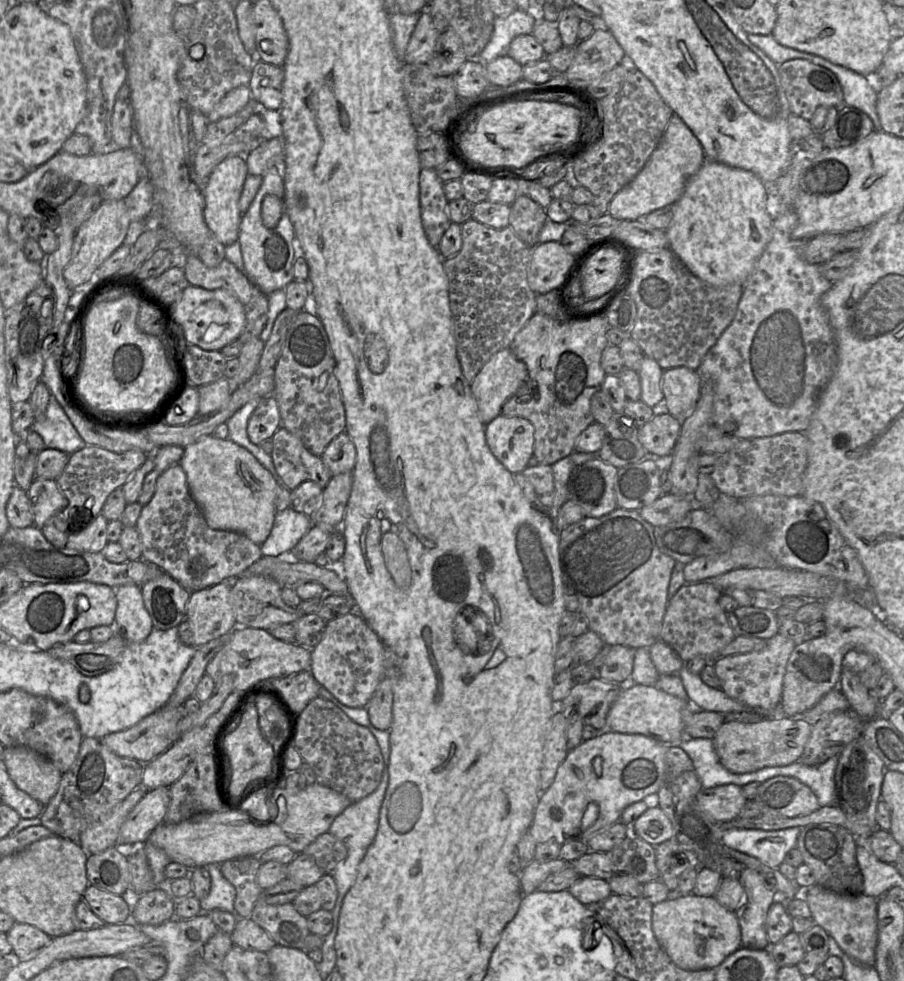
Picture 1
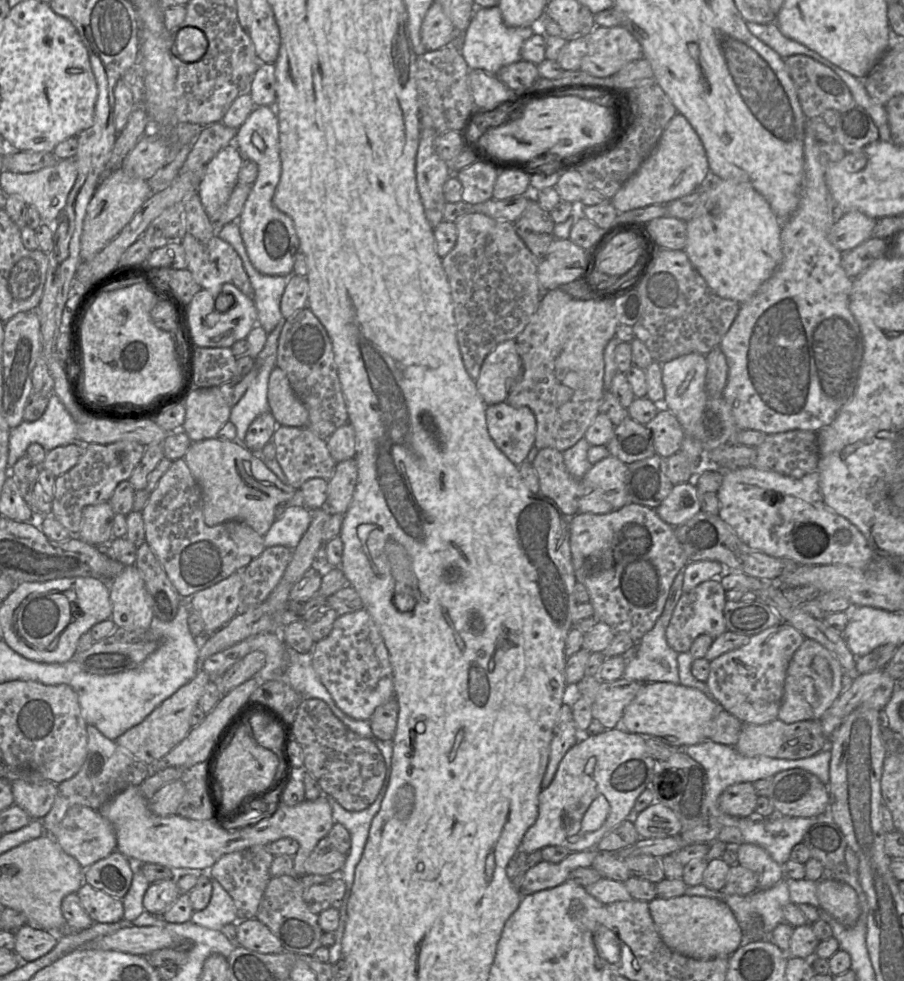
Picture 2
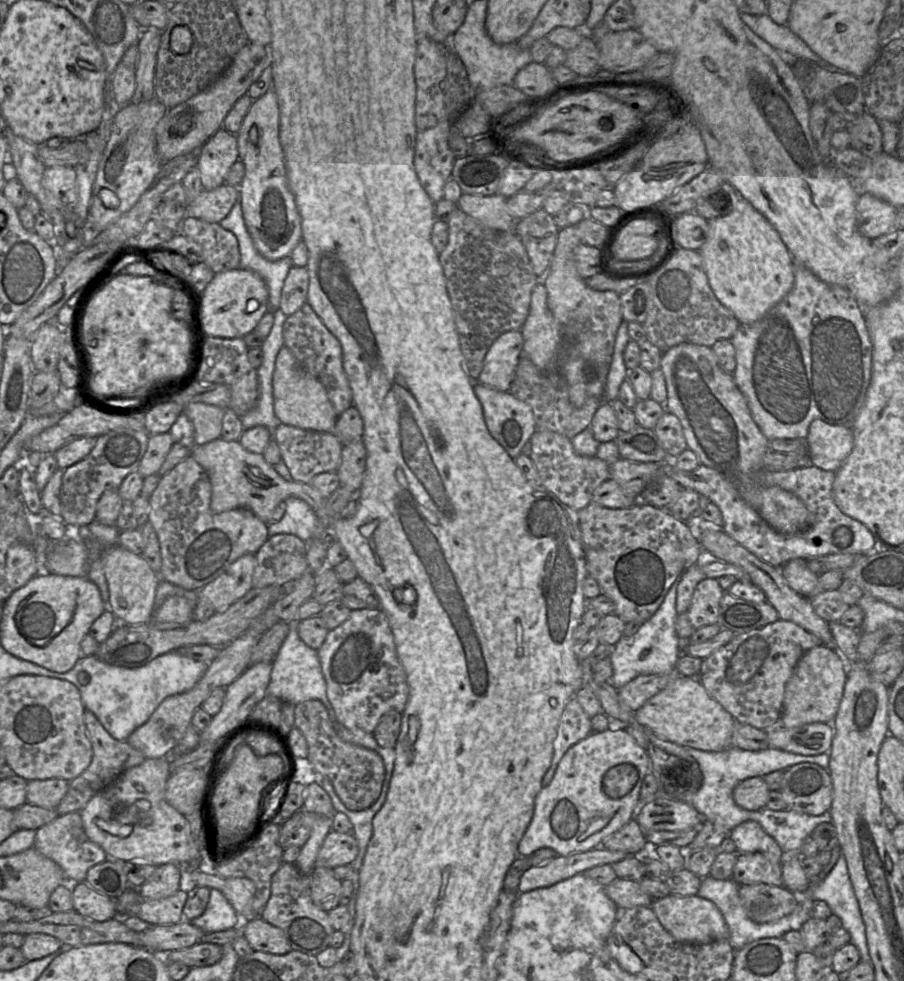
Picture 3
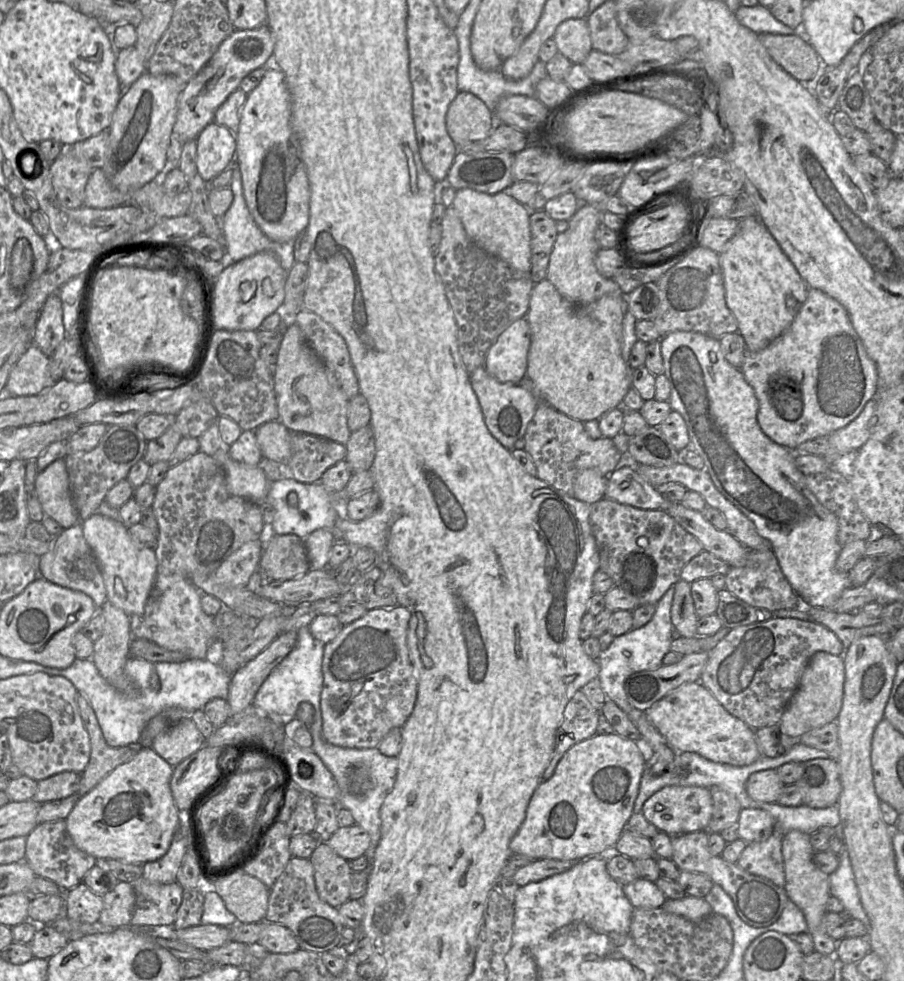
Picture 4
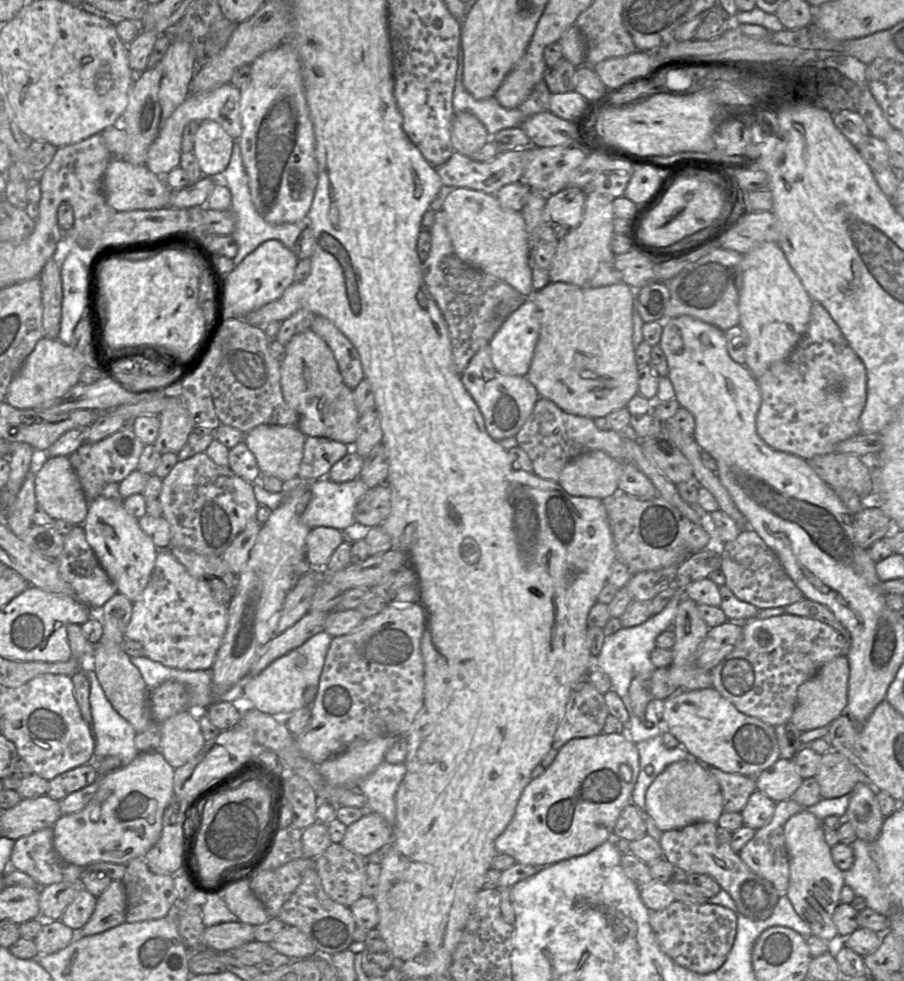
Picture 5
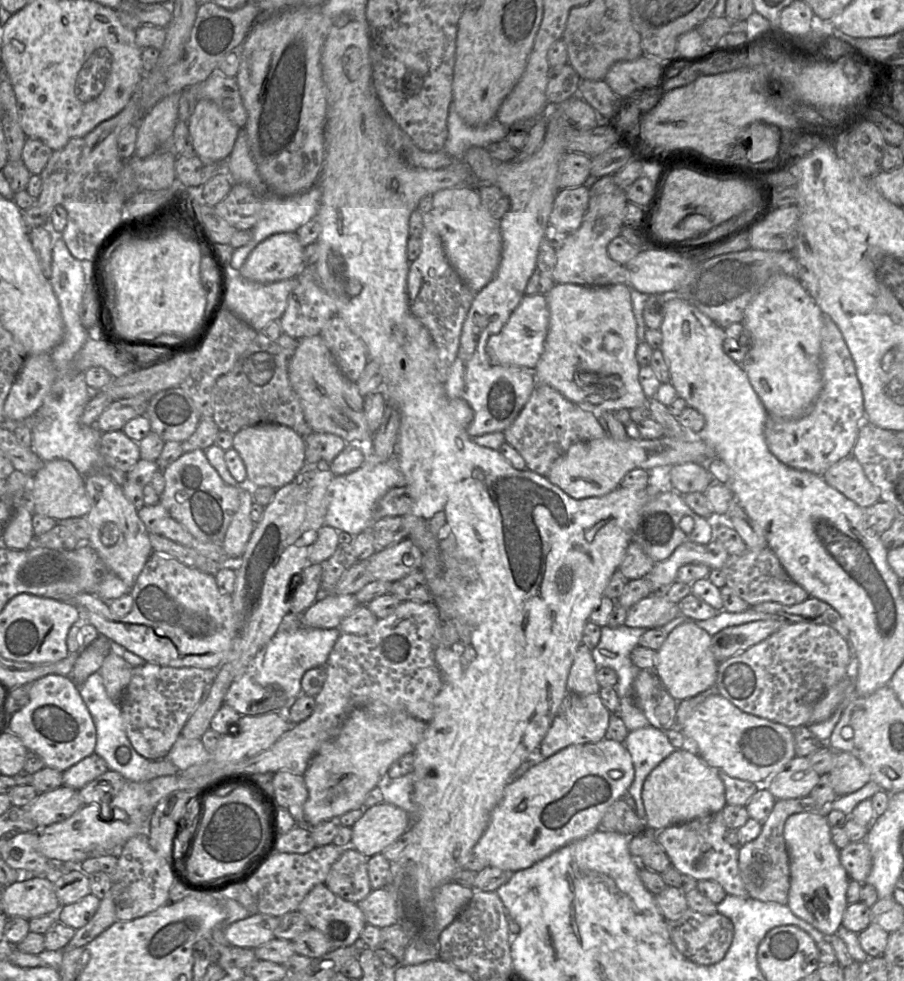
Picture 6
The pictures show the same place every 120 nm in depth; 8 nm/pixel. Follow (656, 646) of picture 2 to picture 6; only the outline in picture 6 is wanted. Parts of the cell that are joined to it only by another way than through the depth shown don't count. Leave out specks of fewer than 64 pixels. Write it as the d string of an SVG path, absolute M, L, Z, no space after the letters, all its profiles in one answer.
M622 625L601 628L601 637L597 646L592 649L592 656L597 668L612 668L618 677L614 686L619 700L626 701L626 695L632 693L633 682L640 668L633 664L630 655L639 645L639 639L648 630L646 628Z

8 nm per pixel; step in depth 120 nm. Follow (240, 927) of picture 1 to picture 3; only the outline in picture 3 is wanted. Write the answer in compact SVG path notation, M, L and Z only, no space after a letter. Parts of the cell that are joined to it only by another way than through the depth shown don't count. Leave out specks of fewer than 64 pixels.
M257 916L239 925L242 936L254 951L283 955L292 950L284 932Z

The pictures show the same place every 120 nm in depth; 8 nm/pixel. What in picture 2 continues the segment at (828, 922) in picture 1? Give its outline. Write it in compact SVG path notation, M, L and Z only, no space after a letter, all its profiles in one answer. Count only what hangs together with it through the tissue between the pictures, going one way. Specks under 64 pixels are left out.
M822 878L817 884L817 898L821 908L840 924L852 927L861 913L856 891L843 881Z

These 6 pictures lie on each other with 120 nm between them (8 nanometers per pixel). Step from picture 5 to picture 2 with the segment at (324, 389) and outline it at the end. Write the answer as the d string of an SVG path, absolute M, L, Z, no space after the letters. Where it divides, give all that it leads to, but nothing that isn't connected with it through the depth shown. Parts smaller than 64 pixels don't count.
M275 367L268 383L270 412L280 426L307 427L309 413L293 391L286 373Z

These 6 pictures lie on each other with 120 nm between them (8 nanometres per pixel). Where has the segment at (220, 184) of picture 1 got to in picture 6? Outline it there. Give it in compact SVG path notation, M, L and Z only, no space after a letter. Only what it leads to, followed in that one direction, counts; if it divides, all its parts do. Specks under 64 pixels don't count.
M197 100L187 121L195 154L206 163L222 163L234 147L239 128L212 101Z

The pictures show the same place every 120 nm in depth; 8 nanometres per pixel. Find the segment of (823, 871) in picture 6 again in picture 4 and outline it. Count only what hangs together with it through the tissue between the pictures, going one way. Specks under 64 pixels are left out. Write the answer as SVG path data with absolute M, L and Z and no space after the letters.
M798 830L784 833L782 839L782 857L784 861L784 889L790 901L796 904L804 914L808 933L812 938L814 950L828 956L834 956L837 941L829 937L822 928L822 919L826 911L826 903L831 896L829 876L814 863L814 850L810 843L810 835Z

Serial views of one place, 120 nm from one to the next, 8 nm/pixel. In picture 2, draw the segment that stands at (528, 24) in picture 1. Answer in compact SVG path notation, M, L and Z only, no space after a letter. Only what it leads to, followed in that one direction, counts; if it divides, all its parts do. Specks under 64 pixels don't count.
M498 6L477 7L471 22L463 34L460 52L470 70L481 69L486 73L497 75L499 70L509 64L522 59L521 47L523 43L536 32L536 27L509 27L502 18Z

